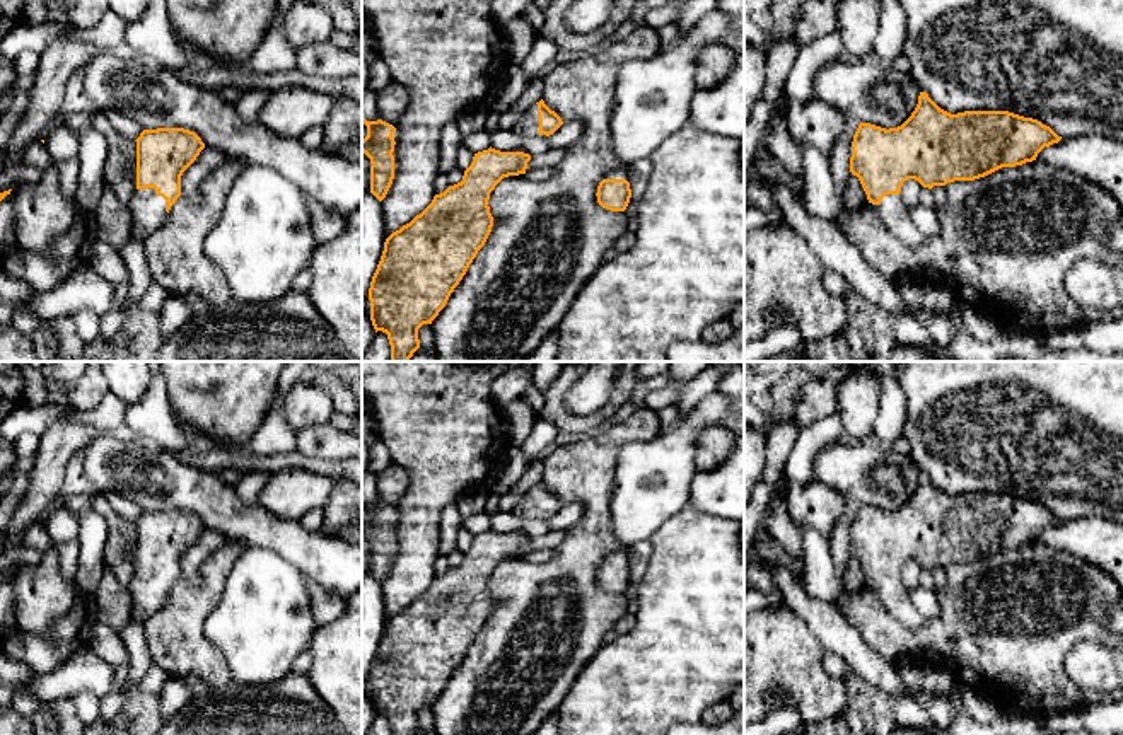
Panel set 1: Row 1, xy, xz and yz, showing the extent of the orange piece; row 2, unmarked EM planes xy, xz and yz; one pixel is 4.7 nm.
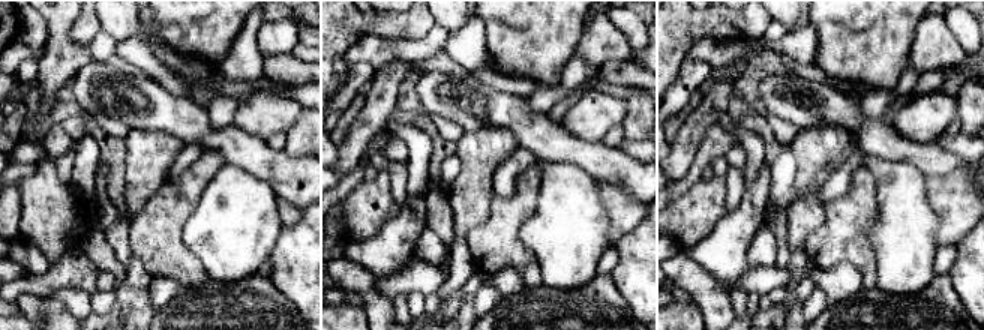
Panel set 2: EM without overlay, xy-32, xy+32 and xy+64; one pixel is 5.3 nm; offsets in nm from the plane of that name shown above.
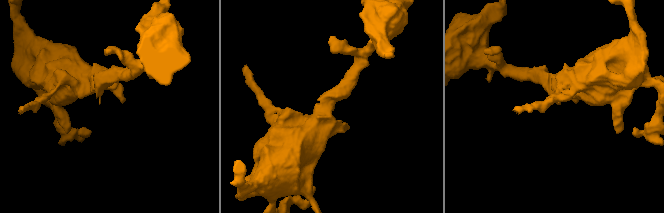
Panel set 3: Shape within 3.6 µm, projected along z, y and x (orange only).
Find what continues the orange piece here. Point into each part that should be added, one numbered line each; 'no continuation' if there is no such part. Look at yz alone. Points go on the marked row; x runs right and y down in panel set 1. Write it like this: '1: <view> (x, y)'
1: yz (891, 210)

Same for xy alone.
1: xy (147, 210)

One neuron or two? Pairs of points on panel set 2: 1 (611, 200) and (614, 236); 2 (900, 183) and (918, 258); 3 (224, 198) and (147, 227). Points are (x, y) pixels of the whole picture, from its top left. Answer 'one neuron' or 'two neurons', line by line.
1: one neuron
2: one neuron
3: two neurons

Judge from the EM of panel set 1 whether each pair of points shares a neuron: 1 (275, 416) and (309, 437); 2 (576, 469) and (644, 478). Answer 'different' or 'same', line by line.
1: different
2: different

